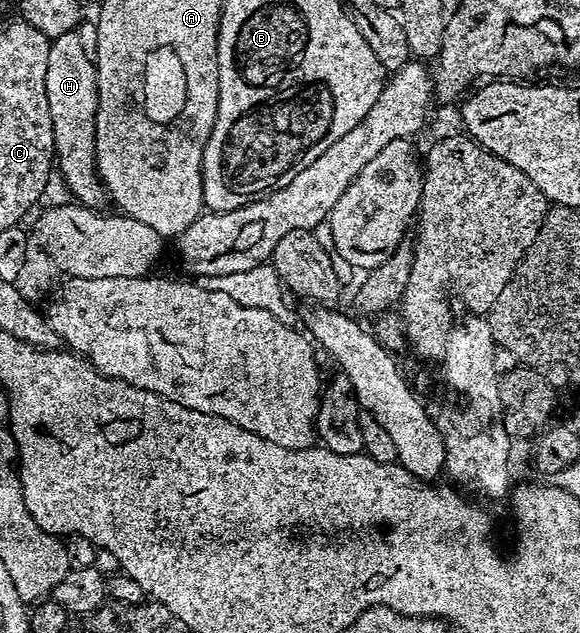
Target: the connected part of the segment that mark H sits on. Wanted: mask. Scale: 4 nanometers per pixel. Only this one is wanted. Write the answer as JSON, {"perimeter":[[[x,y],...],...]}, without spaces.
{"perimeter":[[[76,31],[52,39],[50,58],[46,60],[46,101],[50,105],[50,121],[54,129],[54,156],[58,175],[64,178],[75,202],[90,208],[106,199],[106,188],[96,170],[96,114],[100,90],[96,65],[90,47],[79,39]]]}

